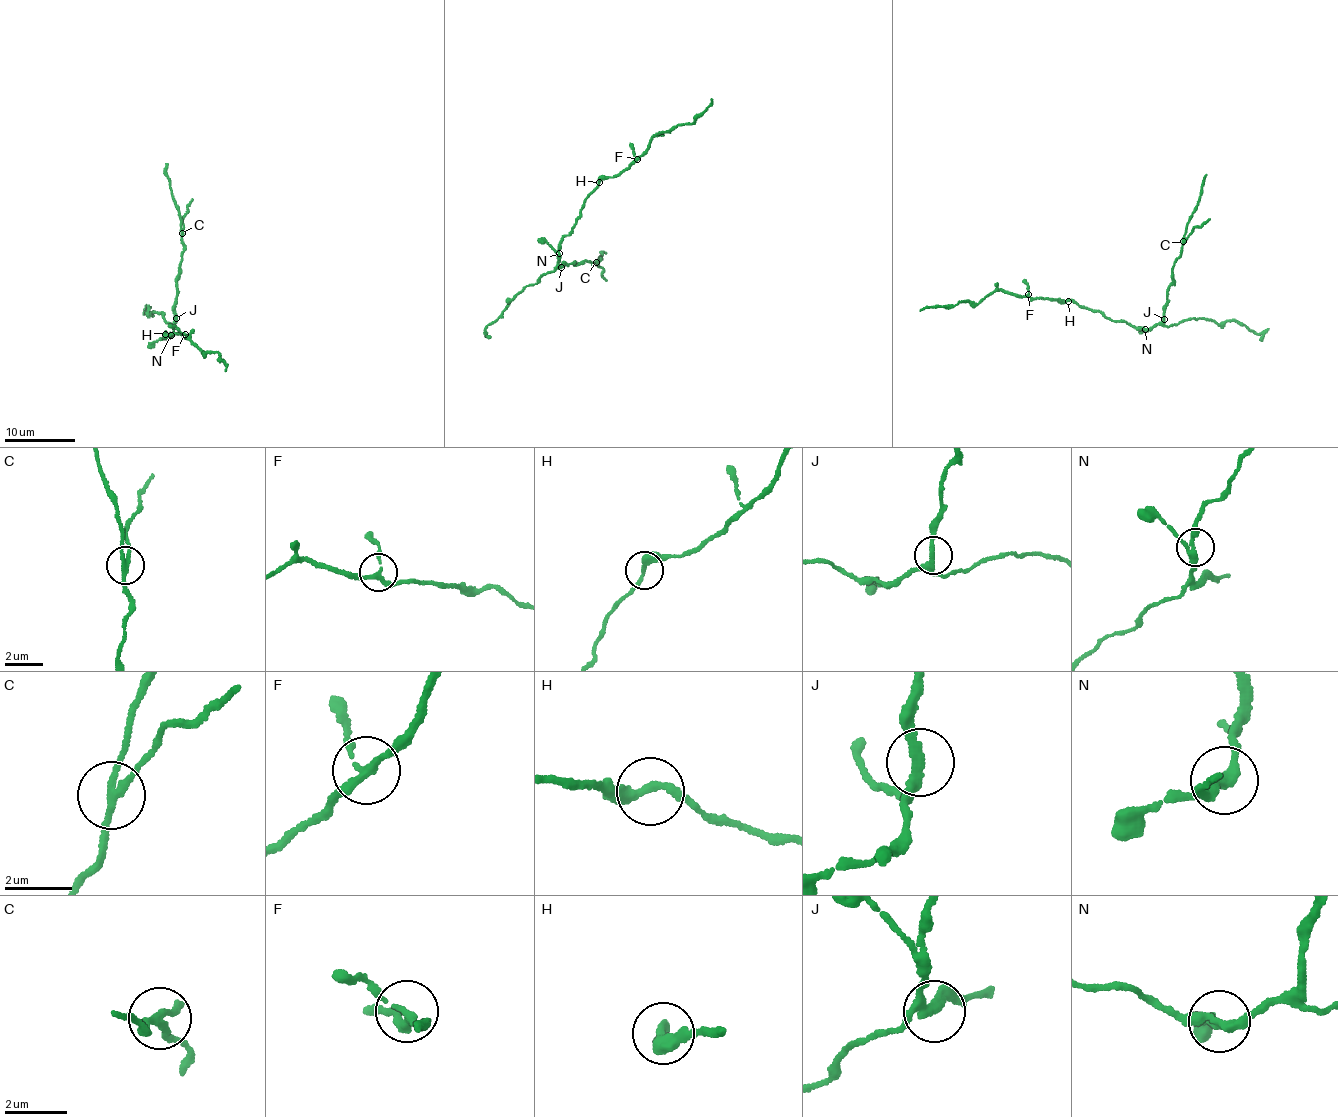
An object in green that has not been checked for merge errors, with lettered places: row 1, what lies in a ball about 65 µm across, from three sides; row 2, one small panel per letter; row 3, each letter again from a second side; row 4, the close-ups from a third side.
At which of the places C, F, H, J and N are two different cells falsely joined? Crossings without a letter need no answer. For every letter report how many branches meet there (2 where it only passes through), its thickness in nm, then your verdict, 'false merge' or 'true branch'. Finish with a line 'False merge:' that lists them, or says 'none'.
C: 3 branches meet; 190 nm thick; false merge
F: 3 branches meet; 200 nm thick; true branch
H: 2 branches meet; 280 nm thick; true branch
J: 3 branches meet; 200 nm thick; true branch
N: 3 branches meet; 240 nm thick; true branch
False merge: C

